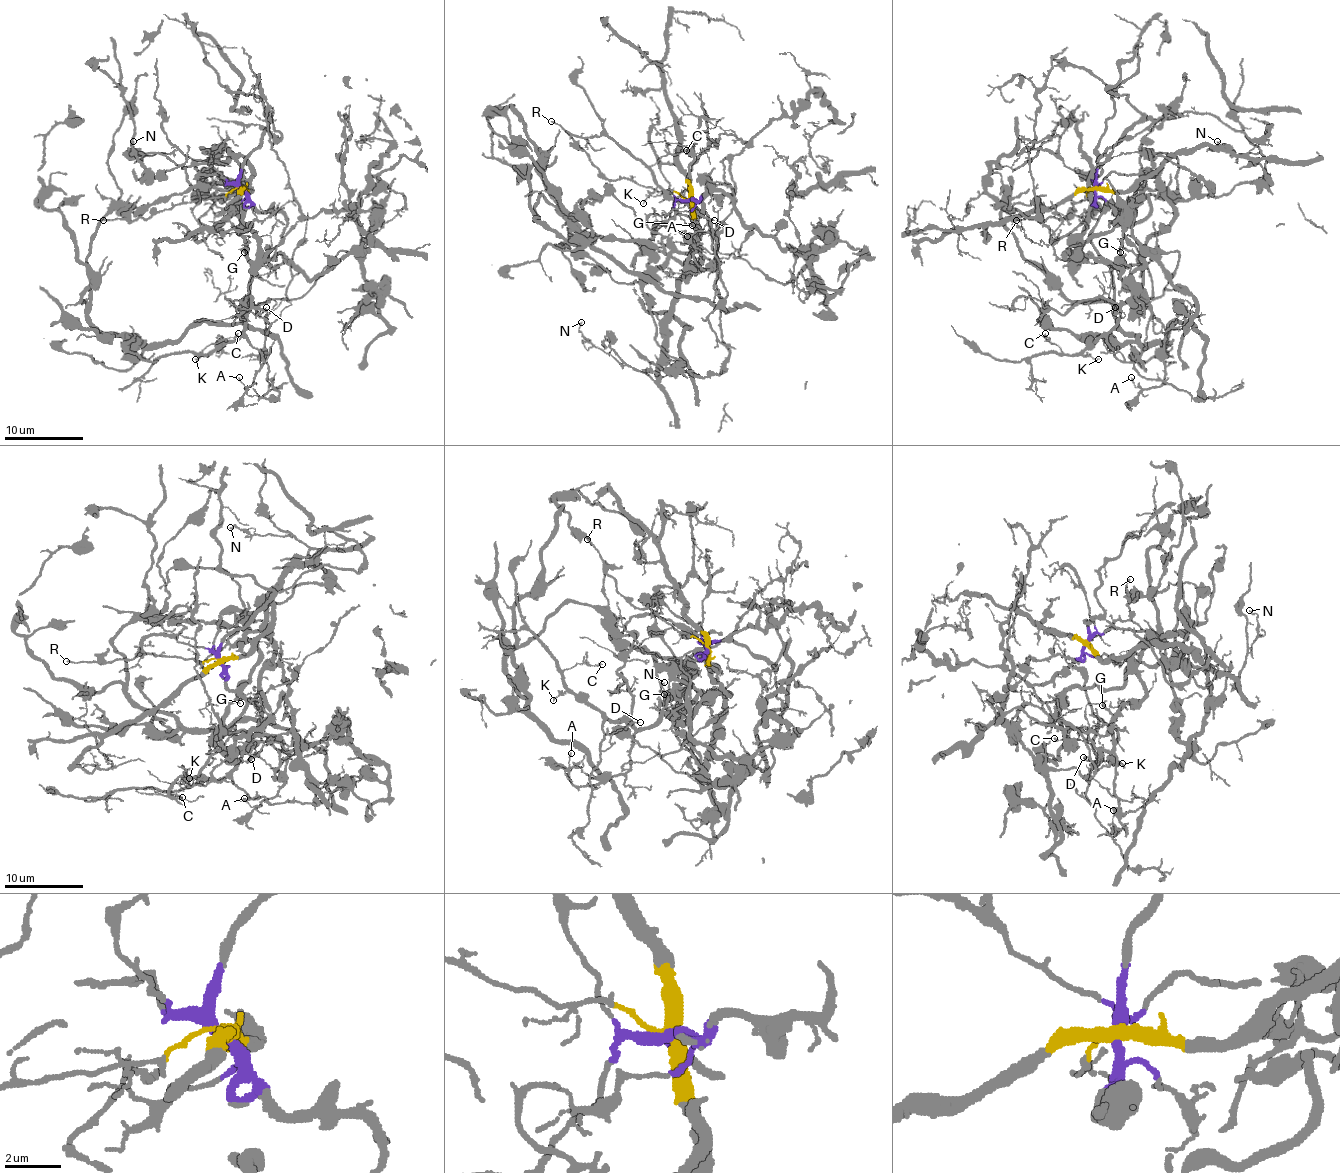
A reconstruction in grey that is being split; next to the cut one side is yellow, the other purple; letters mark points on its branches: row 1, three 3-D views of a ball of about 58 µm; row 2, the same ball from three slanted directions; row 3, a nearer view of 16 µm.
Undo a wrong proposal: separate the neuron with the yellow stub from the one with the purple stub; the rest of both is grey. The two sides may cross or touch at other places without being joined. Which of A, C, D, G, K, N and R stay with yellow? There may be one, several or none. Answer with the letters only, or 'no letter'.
A, C, D, G, K, N, R

